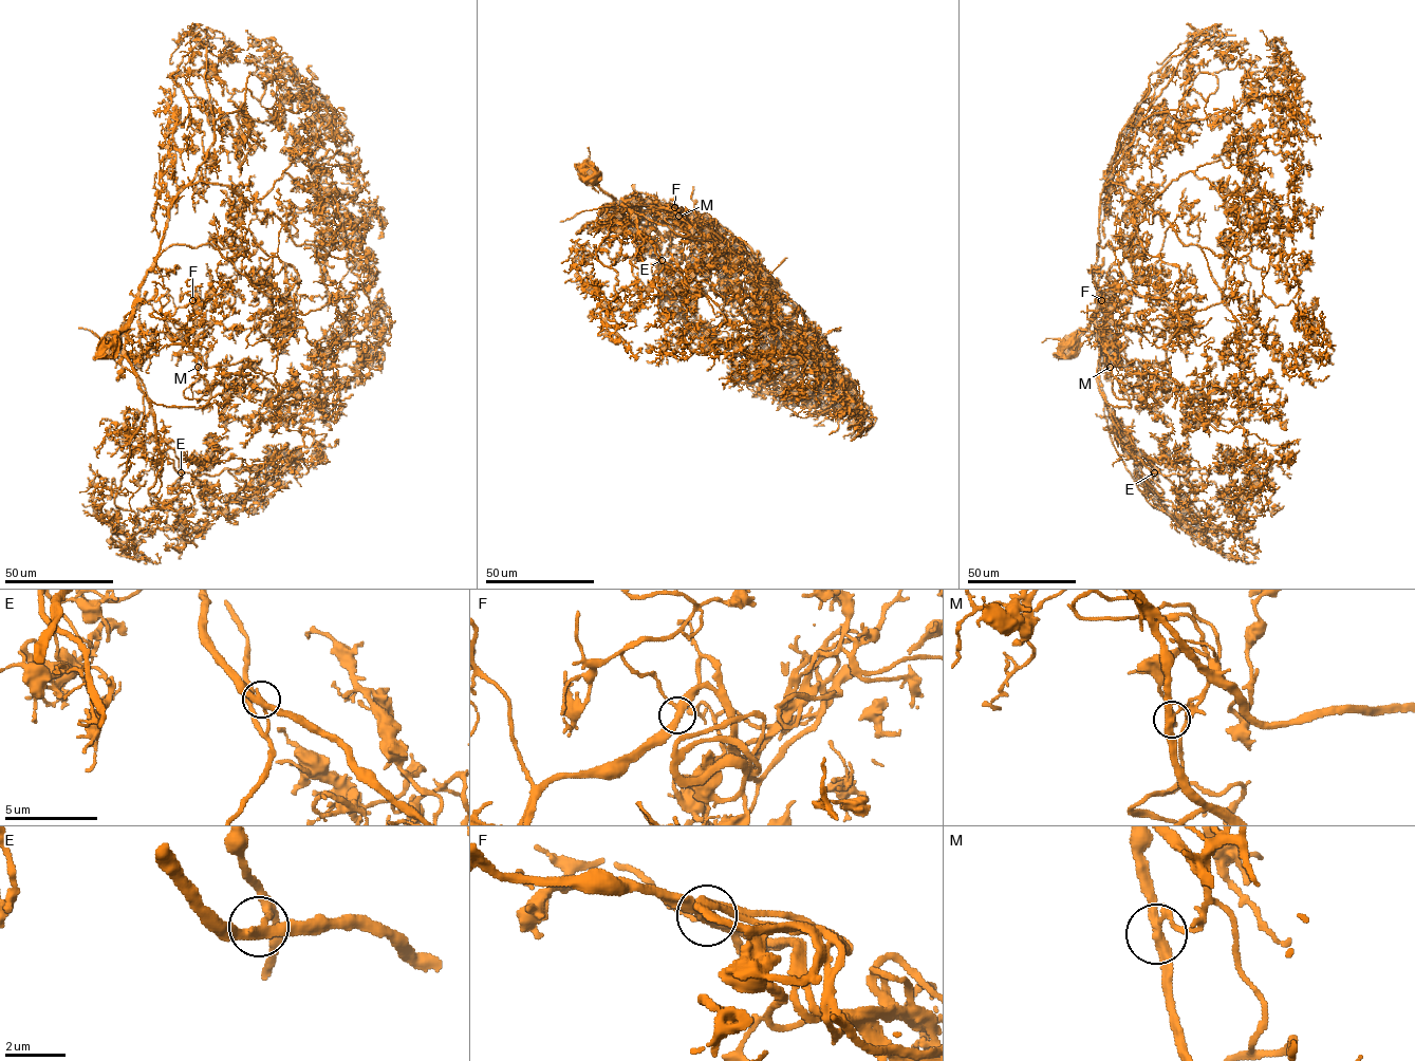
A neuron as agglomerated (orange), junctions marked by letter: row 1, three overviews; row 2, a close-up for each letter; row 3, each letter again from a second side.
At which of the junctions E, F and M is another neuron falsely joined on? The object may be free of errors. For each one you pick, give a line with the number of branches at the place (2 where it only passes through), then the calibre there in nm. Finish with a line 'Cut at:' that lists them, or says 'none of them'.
E: Branches: 3. Thickness 320 nm
Cut at: E

